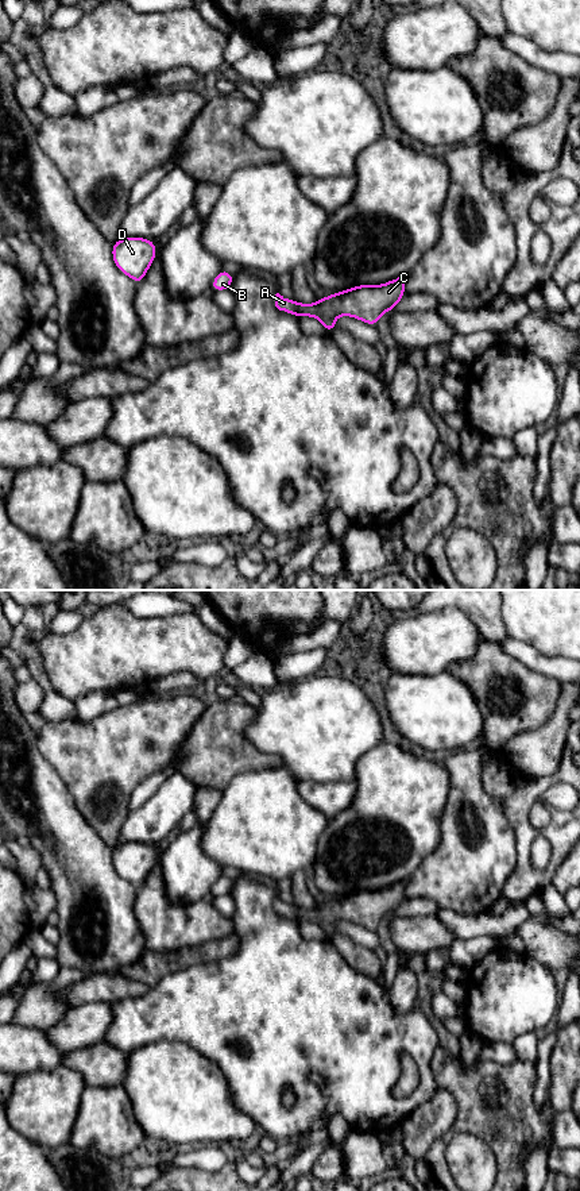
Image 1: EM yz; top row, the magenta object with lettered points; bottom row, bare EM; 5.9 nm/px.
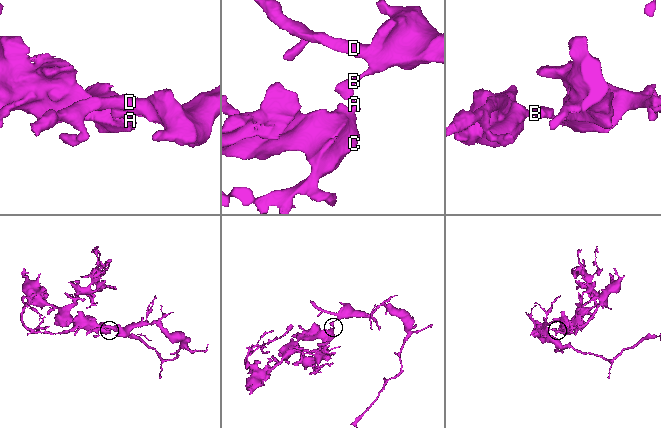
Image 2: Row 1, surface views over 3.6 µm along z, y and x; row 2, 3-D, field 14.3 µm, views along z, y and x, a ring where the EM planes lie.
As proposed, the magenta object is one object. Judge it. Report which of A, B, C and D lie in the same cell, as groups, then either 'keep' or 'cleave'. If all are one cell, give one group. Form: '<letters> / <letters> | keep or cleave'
A B D / C | cleave

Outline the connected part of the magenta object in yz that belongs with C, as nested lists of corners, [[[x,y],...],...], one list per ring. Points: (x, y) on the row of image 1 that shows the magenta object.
[[[407,275],[394,278],[380,285],[355,285],[351,289],[330,293],[329,297],[318,297],[316,304],[297,302],[295,316],[318,319],[326,334],[336,328],[337,316],[351,316],[372,327],[379,317],[394,311],[403,298]]]

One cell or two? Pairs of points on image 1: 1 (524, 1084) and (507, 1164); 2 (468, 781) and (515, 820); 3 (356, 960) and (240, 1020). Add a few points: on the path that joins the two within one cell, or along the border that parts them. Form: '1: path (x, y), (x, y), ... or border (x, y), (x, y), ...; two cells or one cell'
1: path (510, 1105), (510, 1144); one cell
2: border (483, 786), (501, 804), (506, 823), (515, 840); two cells
3: border (331, 939), (335, 949), (351, 967), (376, 981); two cells

